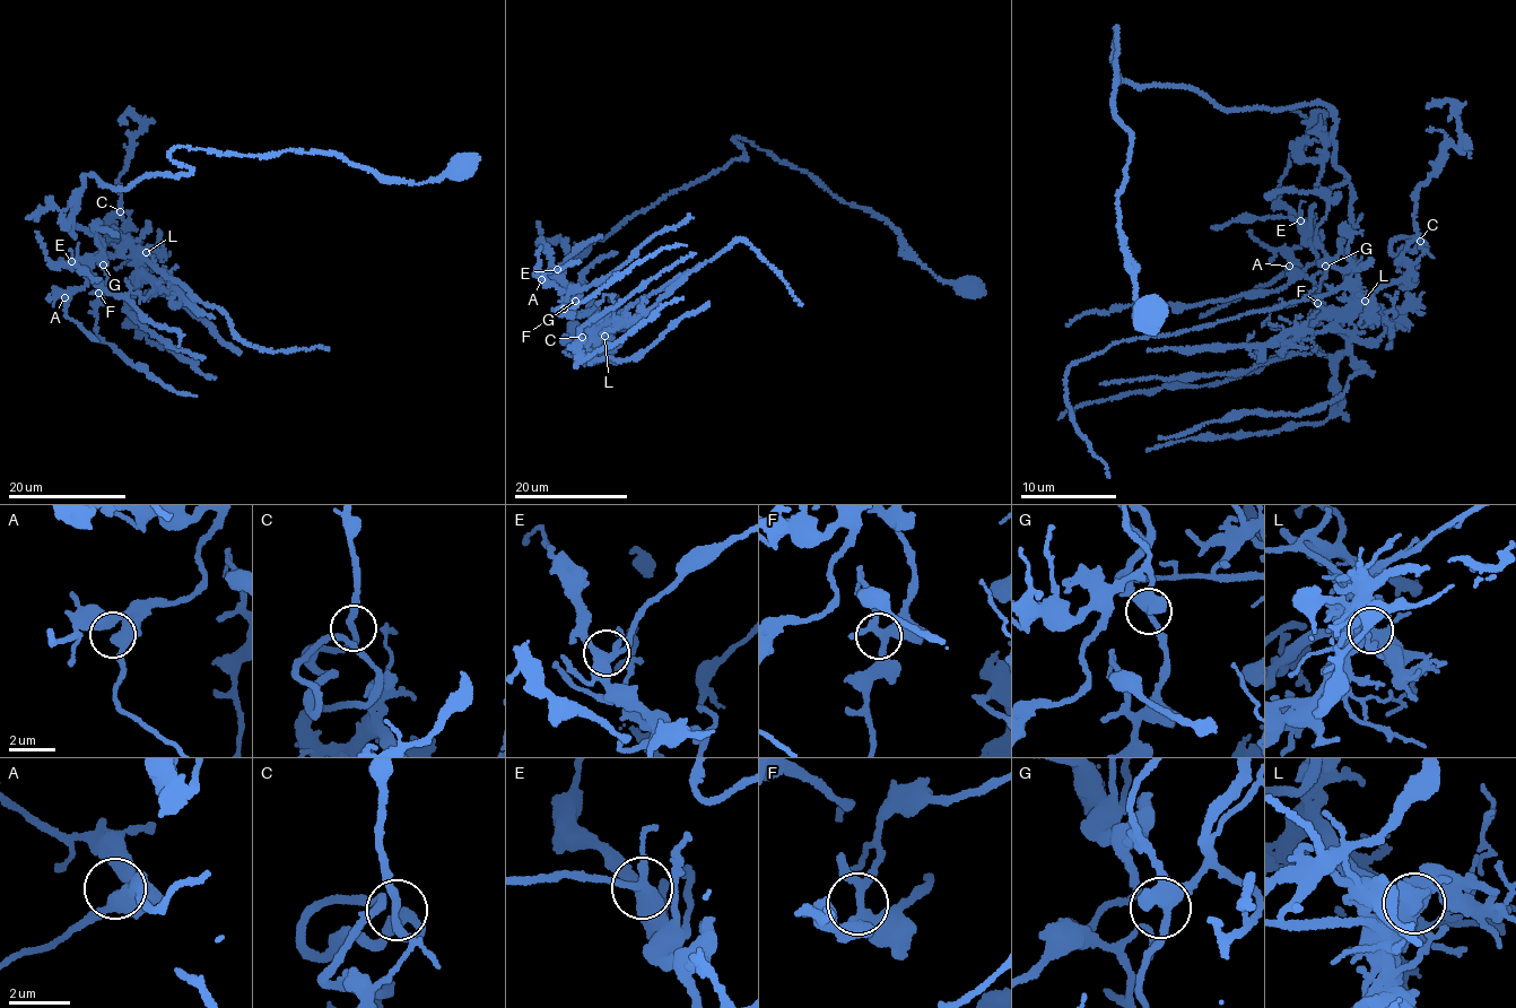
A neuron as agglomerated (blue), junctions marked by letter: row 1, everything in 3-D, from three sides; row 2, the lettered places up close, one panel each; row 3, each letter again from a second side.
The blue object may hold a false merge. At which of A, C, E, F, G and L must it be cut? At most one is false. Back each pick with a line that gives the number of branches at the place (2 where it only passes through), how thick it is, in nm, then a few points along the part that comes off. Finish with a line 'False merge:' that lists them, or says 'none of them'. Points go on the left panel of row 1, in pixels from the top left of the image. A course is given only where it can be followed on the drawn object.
L: branches 4; calibre 550 nm; course (146, 252), (137, 254), (176, 278), (205, 304), (225, 313), (238, 338), (272, 352), (328, 349)
False merge: L

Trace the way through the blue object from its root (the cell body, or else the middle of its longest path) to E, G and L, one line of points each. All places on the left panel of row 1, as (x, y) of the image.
E: (464, 165), (417, 183), (328, 153), (179, 145), (189, 173), (83, 177), (68, 220), (103, 259), (71, 261)
G: (464, 165), (417, 183), (328, 153), (179, 145), (189, 173), (83, 177), (68, 220), (103, 264)
L: (464, 165), (417, 183), (328, 153), (179, 145), (189, 173), (83, 177), (68, 220), (96, 257), (146, 252)

